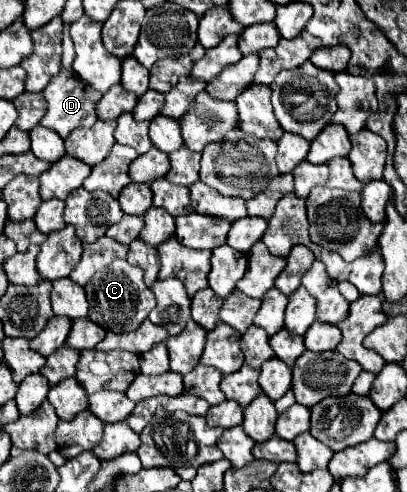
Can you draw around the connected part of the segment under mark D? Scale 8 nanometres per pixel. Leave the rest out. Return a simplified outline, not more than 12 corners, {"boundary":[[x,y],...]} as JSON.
{"boundary":[[60,71],[46,85],[42,125],[62,139],[96,123],[100,91]]}

